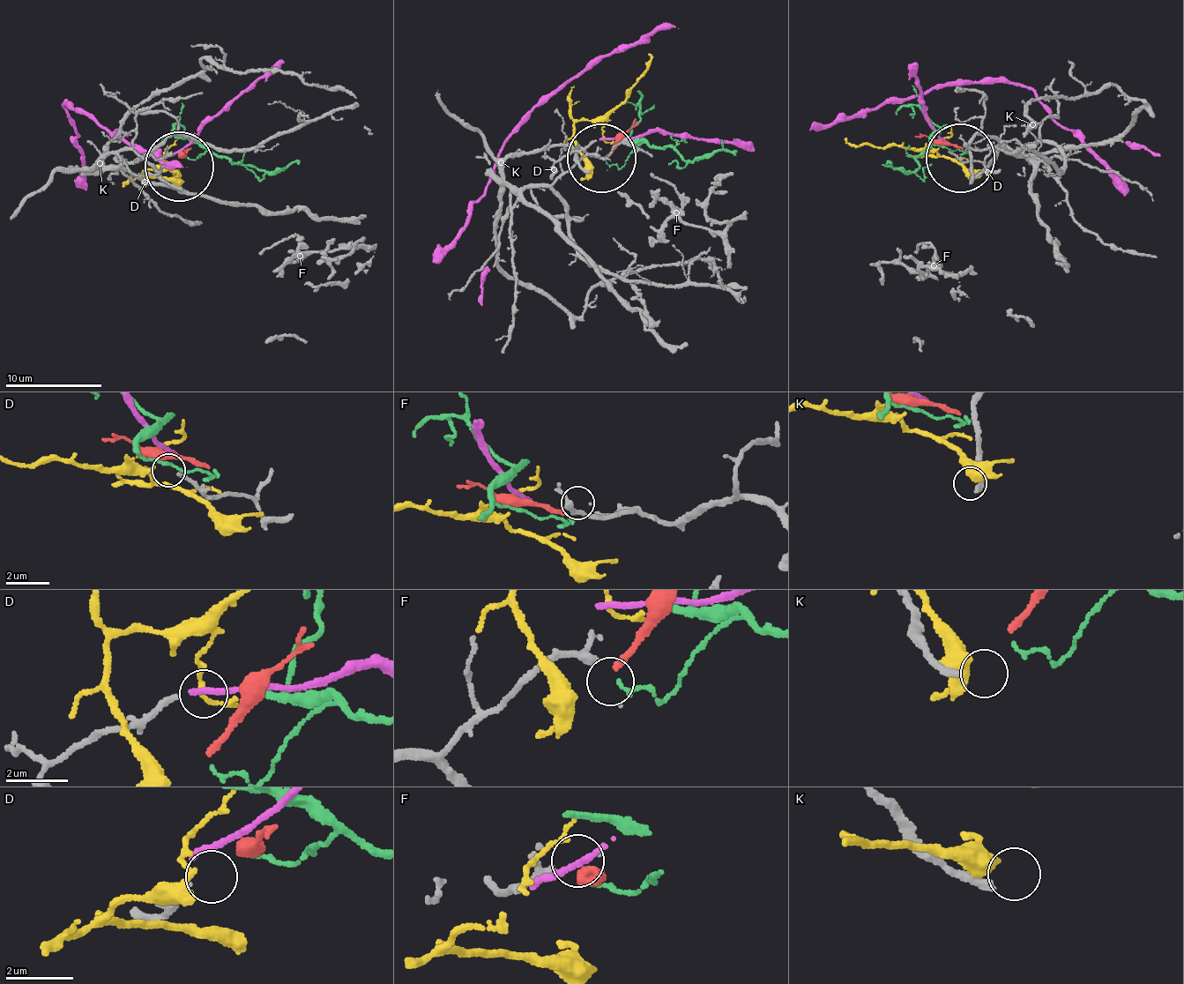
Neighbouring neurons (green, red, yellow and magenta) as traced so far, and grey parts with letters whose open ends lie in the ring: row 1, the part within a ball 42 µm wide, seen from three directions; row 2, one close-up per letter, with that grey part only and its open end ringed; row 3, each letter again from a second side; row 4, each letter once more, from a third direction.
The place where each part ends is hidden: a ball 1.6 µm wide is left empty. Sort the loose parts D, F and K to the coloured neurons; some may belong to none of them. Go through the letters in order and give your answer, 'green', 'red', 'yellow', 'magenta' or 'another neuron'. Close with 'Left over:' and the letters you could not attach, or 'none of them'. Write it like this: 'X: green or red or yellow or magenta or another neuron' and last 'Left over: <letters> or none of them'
D: another neuron
F: another neuron
K: another neuron
Left over: D, F, K

